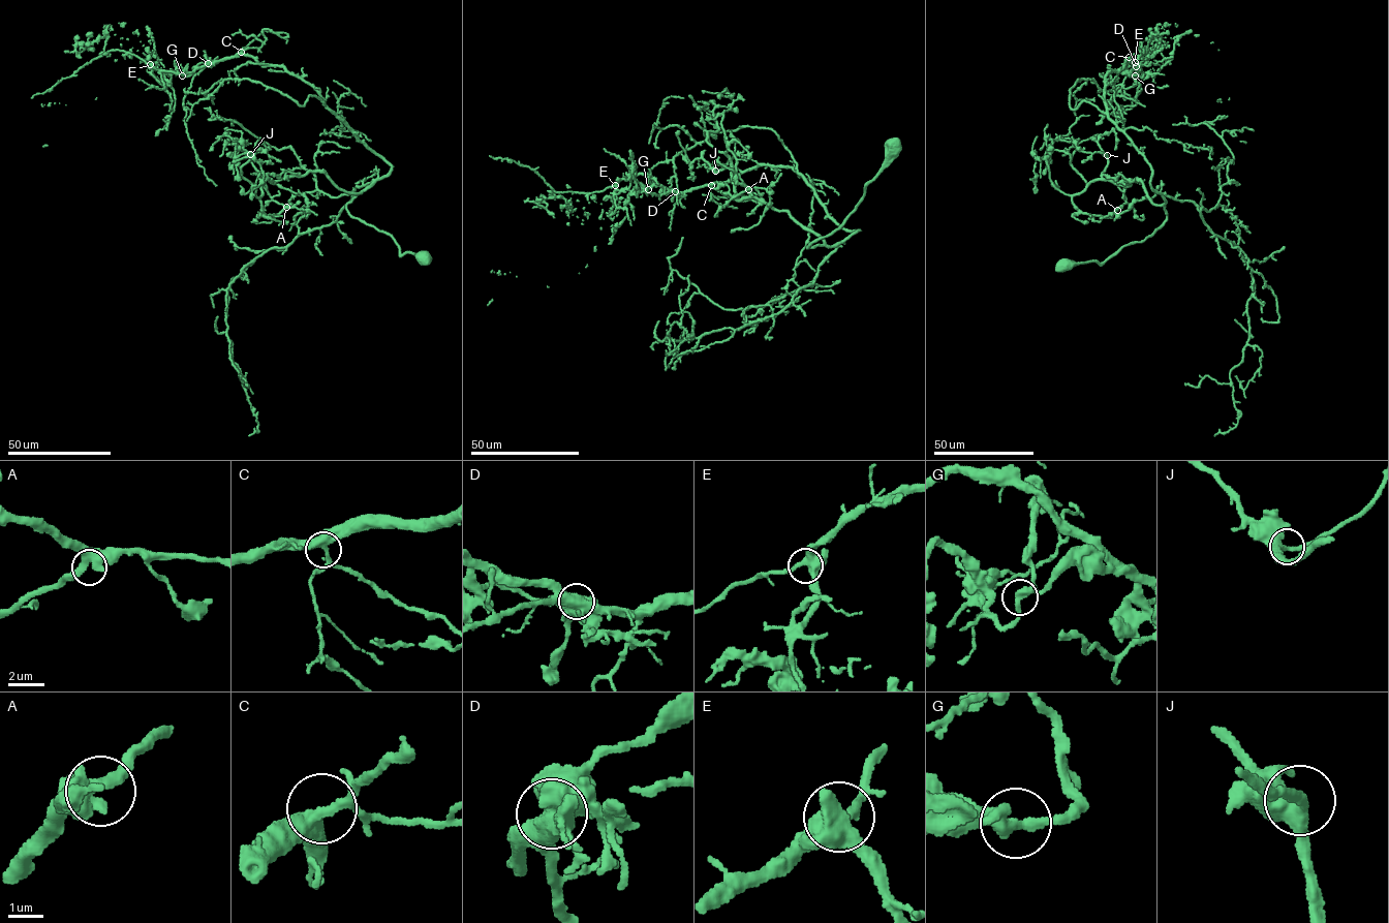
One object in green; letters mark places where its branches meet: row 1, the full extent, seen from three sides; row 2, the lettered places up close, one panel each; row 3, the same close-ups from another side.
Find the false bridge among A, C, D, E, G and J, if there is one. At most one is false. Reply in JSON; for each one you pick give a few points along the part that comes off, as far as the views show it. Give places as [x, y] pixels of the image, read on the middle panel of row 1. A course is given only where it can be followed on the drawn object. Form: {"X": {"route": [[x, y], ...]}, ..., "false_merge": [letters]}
{"D": {"route": [[675, 191], [646, 192], [639, 182], [625, 204], [573, 193], [568, 208], [557, 196], [526, 201], [488, 305]]}, "false_merge": ["D"]}

